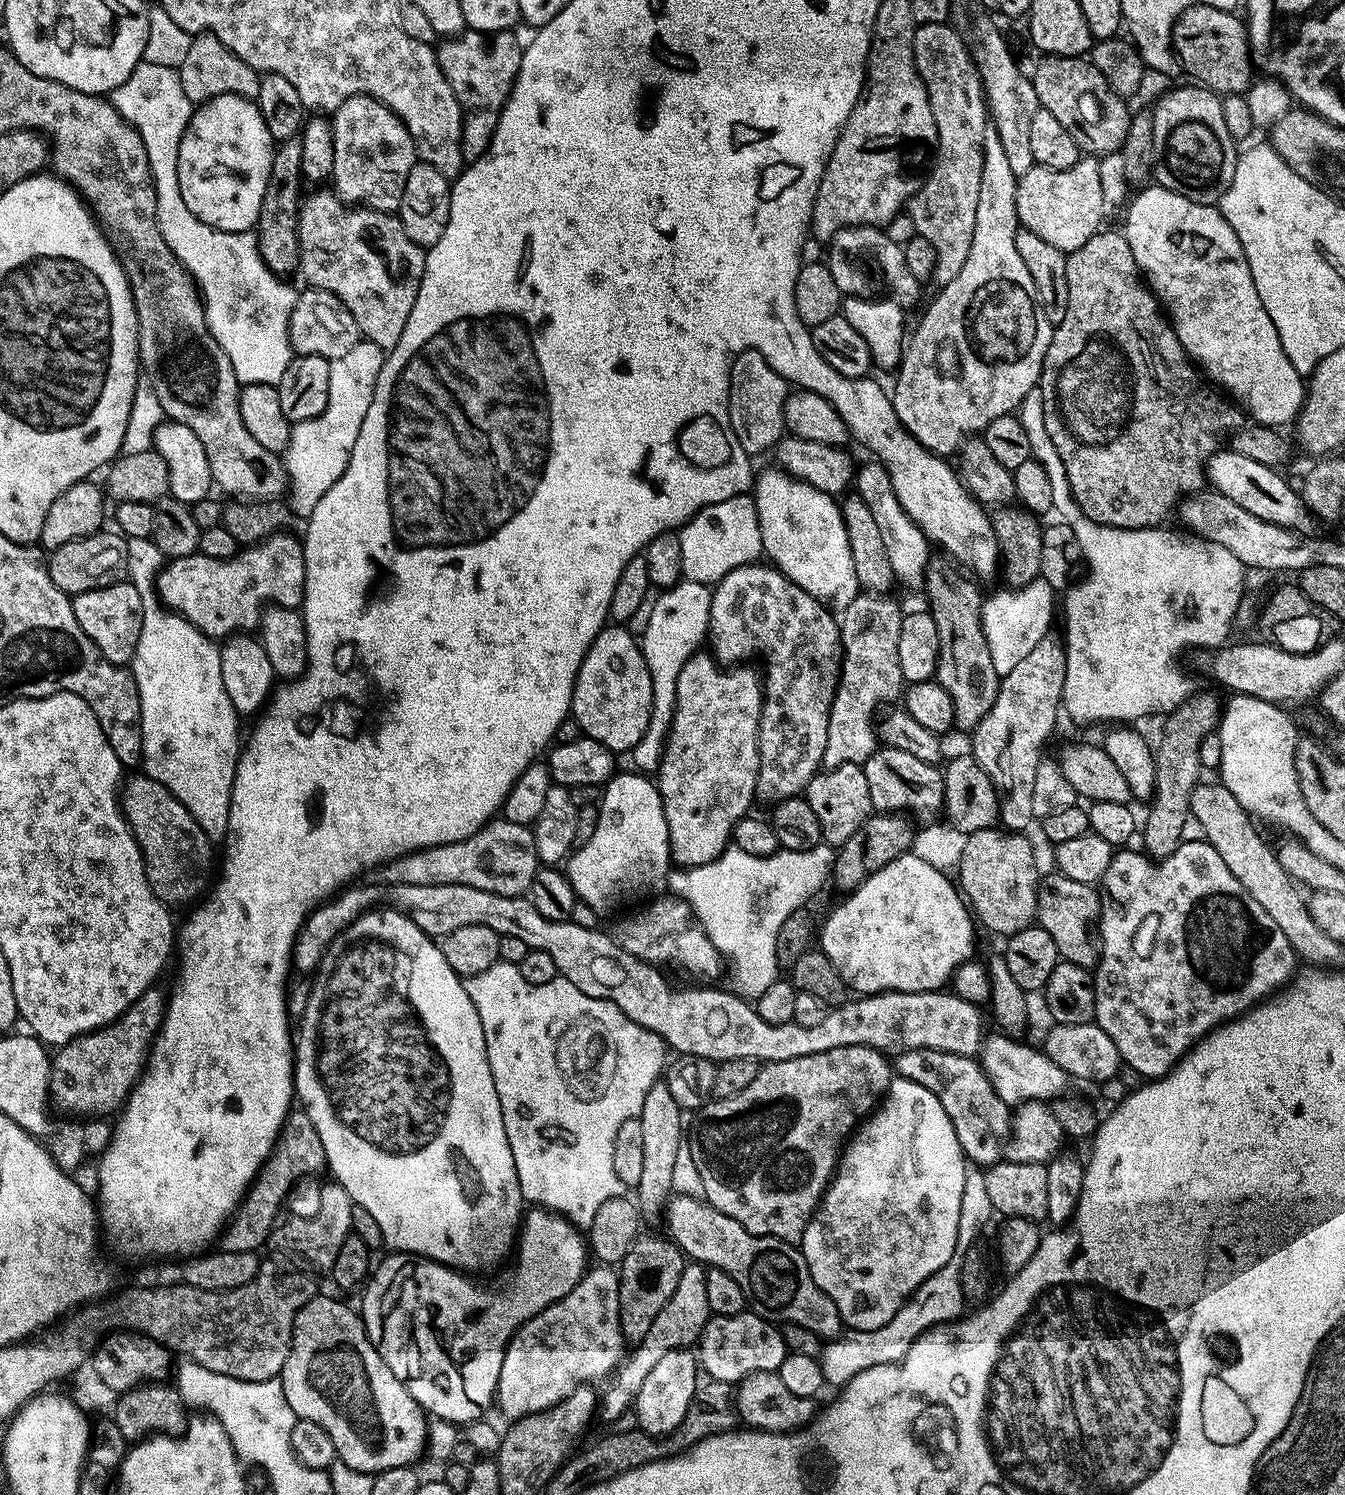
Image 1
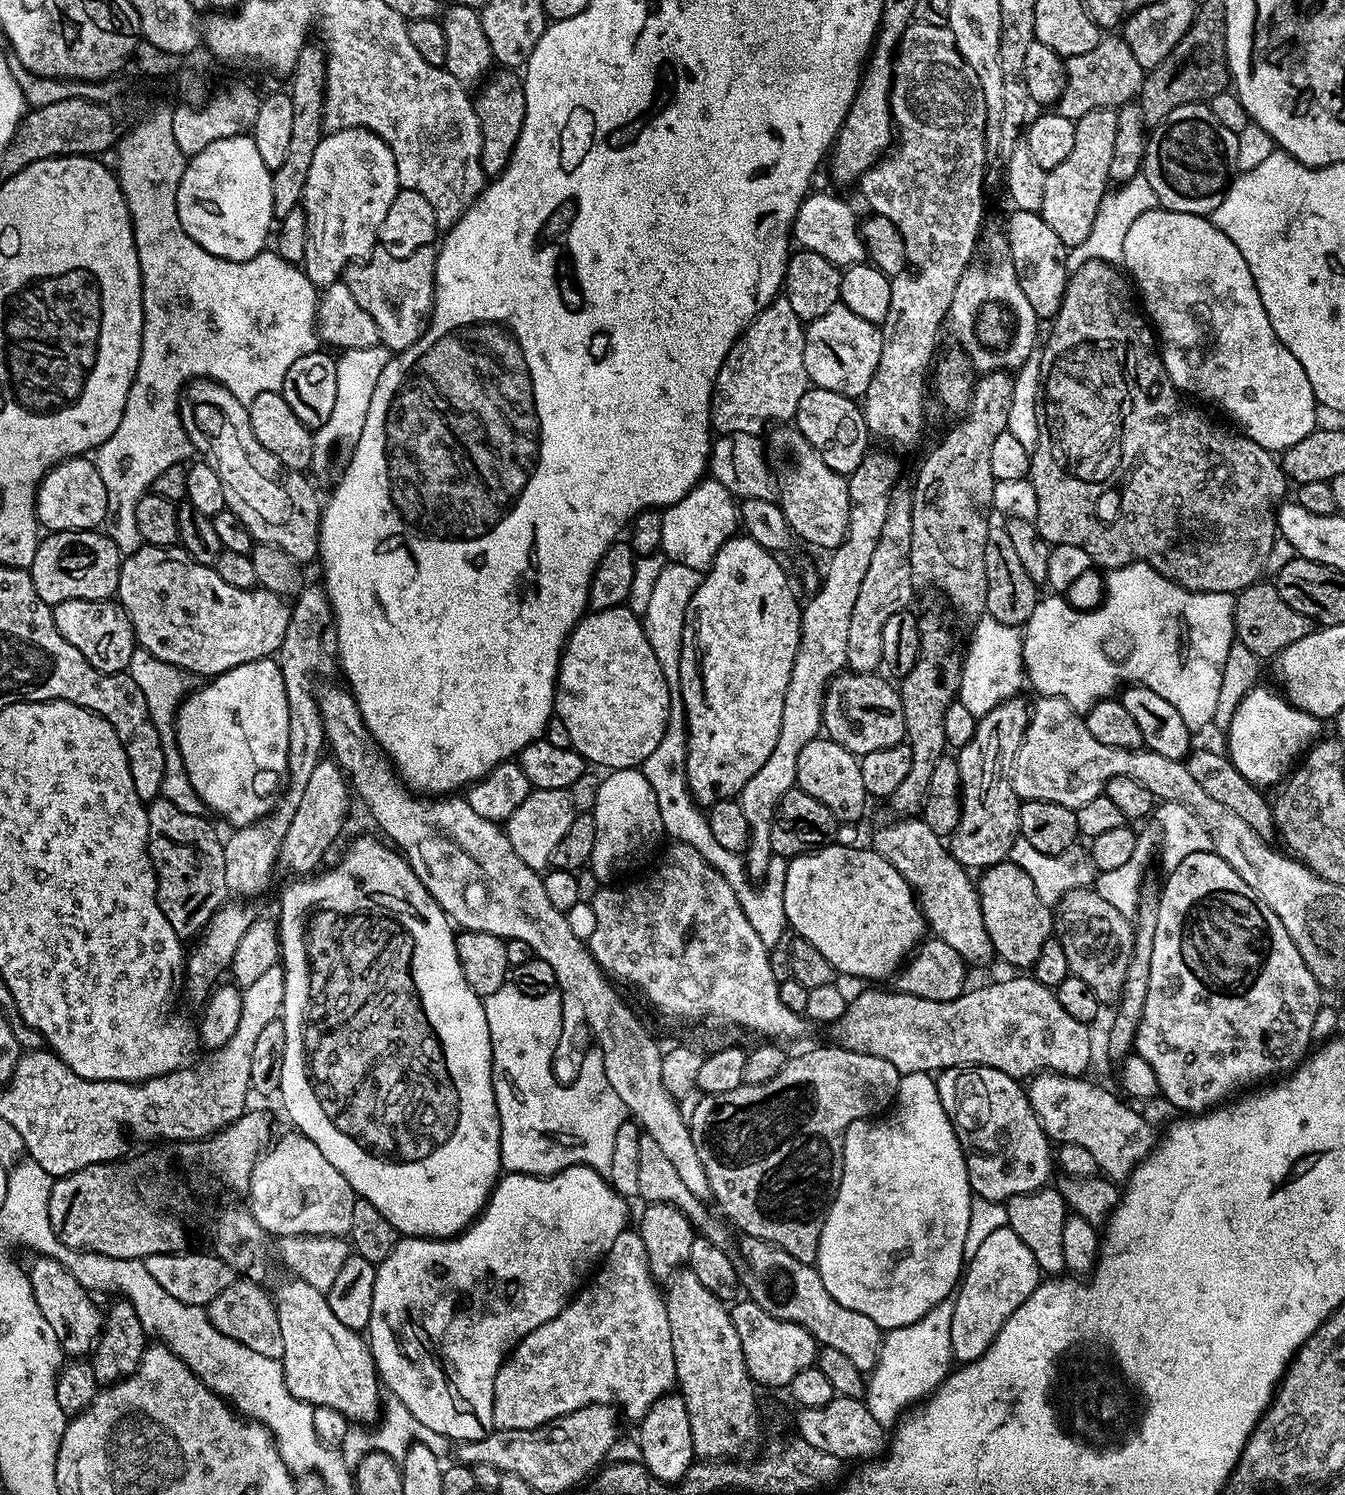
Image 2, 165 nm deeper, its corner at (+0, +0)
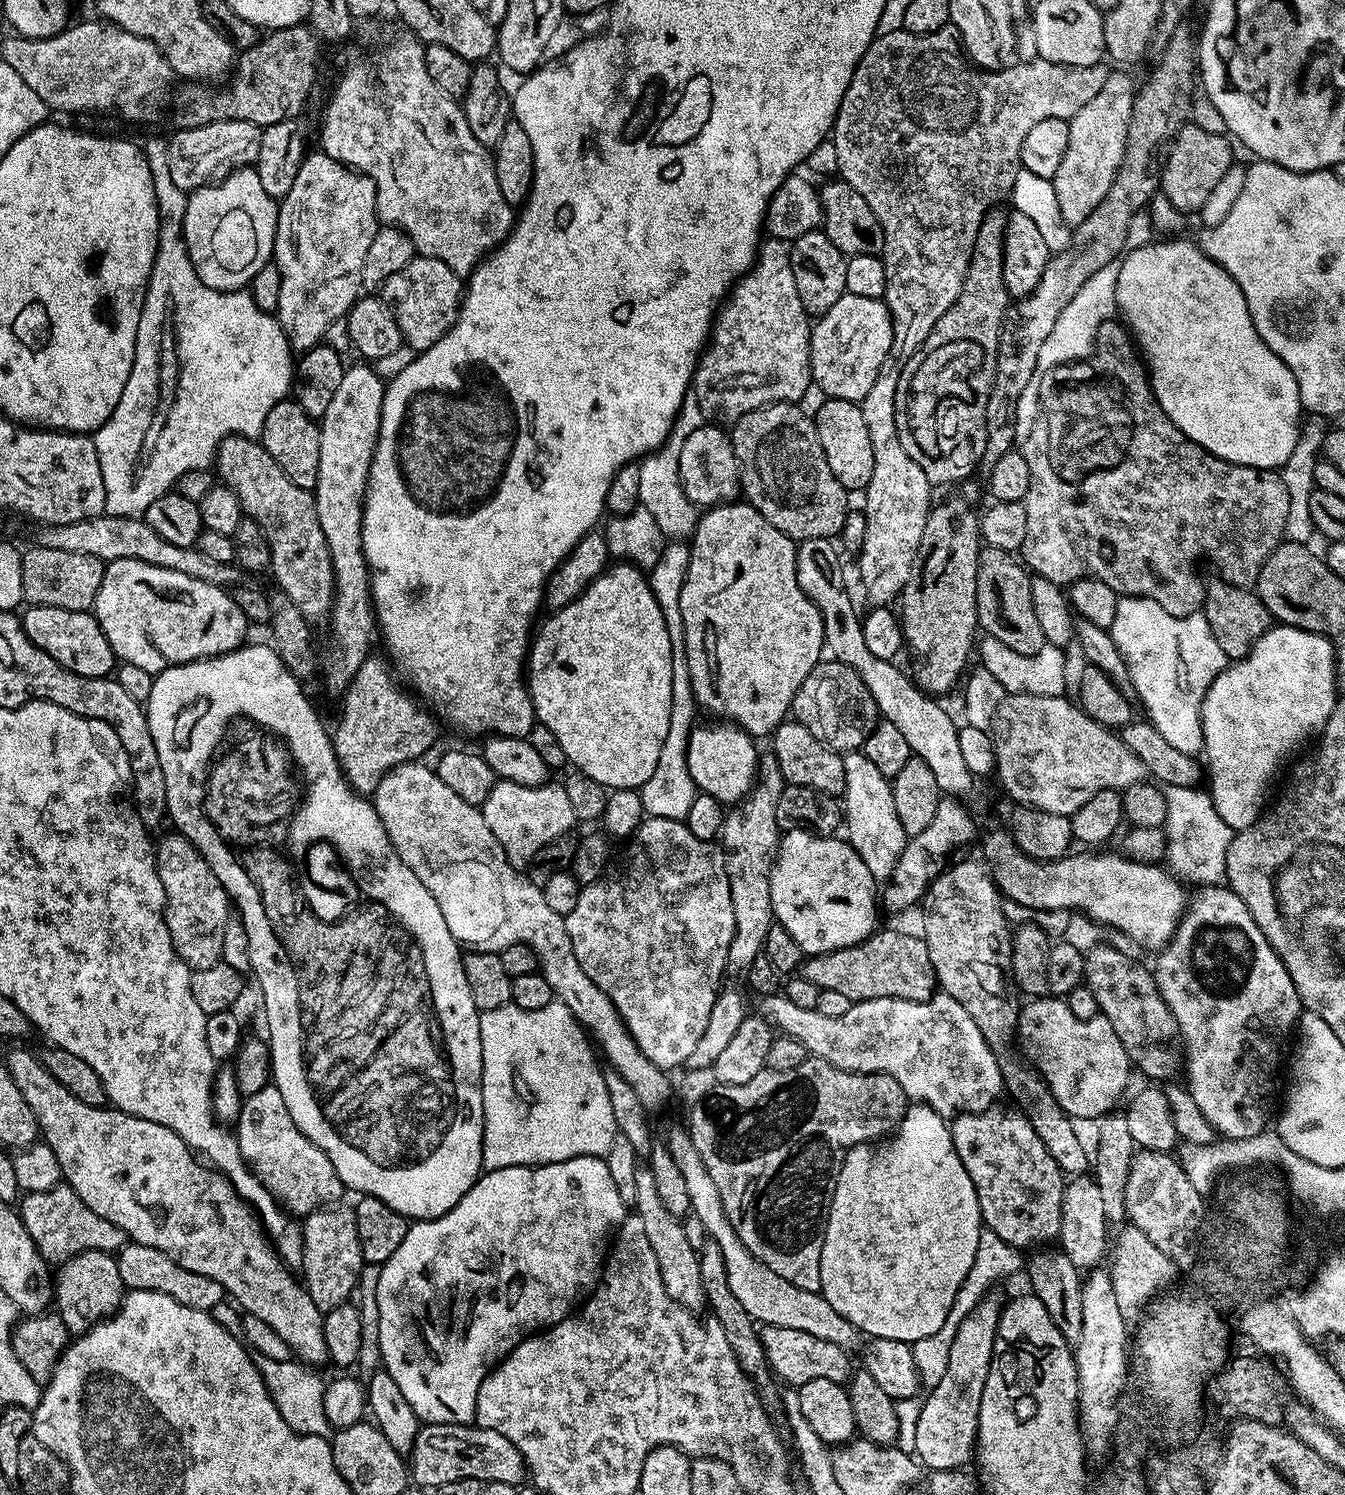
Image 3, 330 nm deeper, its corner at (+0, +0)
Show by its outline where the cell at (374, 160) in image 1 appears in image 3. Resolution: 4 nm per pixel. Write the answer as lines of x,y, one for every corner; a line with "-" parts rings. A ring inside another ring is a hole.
322,150
309,151
305,155
302,166
298,170
298,178
294,178
294,186
290,186
290,194
286,194
283,200
279,201
276,210
276,233
274,234
274,246
272,247
272,260
278,266
278,274
282,274
282,291
278,293
278,306
274,313
279,320
287,343
297,348
297,353
303,354
308,349
319,345
324,339
326,330
335,320
343,320
347,317
352,305
362,295
362,266
366,262
366,254
370,250
370,242
374,242
374,234
378,227
376,214
376,183
368,176
357,172
355,168
347,168
342,162
327,156

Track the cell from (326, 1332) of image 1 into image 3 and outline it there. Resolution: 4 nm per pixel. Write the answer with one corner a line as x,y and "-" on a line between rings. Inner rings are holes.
24,1046
13,1047
16,1049
6,1057
8,1073
10,1078
14,1078
18,1090
22,1092
22,1098
26,1098
30,1110
34,1110
39,1135
42,1137
43,1143
48,1144
50,1150
54,1150
54,1158
58,1158
63,1183
72,1188
78,1194
78,1198
82,1198
82,1202
86,1202
86,1206
90,1206
90,1210
94,1210
94,1214
102,1214
102,1218
114,1222
114,1226
121,1228
129,1241
142,1246
154,1246
154,1250
162,1250
162,1254
174,1258
174,1262
178,1262
178,1266
182,1266
186,1270
194,1270
194,1274
206,1274
206,1278
214,1278
214,1282
221,1284
225,1293
247,1315
262,1318
262,1322
266,1322
266,1326
270,1326
270,1330
274,1330
274,1334
278,1334
278,1338
282,1338
282,1342
286,1342
286,1346
291,1350
297,1361
308,1366
320,1366
316,1364
325,1363
328,1360
328,1351
326,1350
326,1338
324,1337
324,1313
318,1310
318,1306
312,1295
308,1293
307,1287
297,1277
297,1281
292,1277
295,1275
290,1271
288,1265
281,1260
279,1254
276,1253
276,1249
270,1243
256,1213
241,1200
231,1182
209,1167
207,1163
201,1162
188,1144
182,1142
182,1138
178,1138
178,1134
174,1134
174,1130
170,1130
166,1126
158,1126
158,1122
150,1122
146,1118
131,1116
128,1112
121,1112
119,1108
111,1106
96,1107
80,1102
74,1094
62,1086
62,1083
58,1082
57,1078
54,1078
53,1074
50,1074
49,1070
43,1067
39,1055
35,1051
33,1053
27,1052
26,1049
20,1047

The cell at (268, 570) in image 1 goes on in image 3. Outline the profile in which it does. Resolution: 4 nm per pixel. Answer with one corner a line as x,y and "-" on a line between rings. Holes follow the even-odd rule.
130,558
105,563
94,615
117,661
125,660
149,674
233,652
249,639
250,621
225,589

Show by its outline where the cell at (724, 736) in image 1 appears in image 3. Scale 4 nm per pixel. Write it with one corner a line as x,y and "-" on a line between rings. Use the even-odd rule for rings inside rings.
725,502
709,507
708,512
696,521
696,530
690,537
690,566
686,570
686,582
682,582
682,630
686,638
686,662
690,670
690,682
692,693
697,705
708,712
713,712
713,717
727,718
737,728
743,728
753,738
771,737
779,724
789,719
794,694
798,694
798,686
806,682
806,674
814,670
814,666
820,663
825,655
824,627
822,626
822,614
806,594
802,594
802,586
798,586
798,574
796,573
796,549
797,541
787,536
782,530
775,528
767,518
760,513
759,508
752,507
747,502

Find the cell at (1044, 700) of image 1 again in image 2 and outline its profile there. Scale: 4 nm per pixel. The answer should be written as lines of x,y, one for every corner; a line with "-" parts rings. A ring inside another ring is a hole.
1015,696
979,717
975,734
956,754
961,784
959,826
948,840
949,852
969,870
983,870
1003,863
1020,837
1021,800
1013,788
1014,760
1029,724
1029,701

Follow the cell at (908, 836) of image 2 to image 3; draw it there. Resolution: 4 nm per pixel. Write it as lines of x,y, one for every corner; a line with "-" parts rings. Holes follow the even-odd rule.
863,751
843,753
844,769
846,770
846,786
842,793
842,820
848,826
847,841
852,849
859,854
862,862
866,862
866,870
875,876
877,881
884,882
891,877
903,848
907,846
909,836
905,834
902,822
898,822
898,810
894,810
894,794
889,777
883,776
876,769
874,762
866,758

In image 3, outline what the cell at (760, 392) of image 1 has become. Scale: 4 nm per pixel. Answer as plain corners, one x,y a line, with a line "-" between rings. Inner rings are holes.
765,239
757,251
756,262
751,270
732,285
730,295
715,313
712,335
696,363
691,391
698,398
698,406
702,406
705,421
717,426
731,426
750,414
750,410
758,410
767,404
794,404
803,401
808,388
813,387
811,337
810,317
802,306
802,298
798,298
798,286
794,283
792,249
785,241

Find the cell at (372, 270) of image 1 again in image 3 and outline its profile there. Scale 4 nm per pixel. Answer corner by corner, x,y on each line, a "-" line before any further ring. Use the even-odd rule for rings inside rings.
417,254
412,257
409,264
402,266
402,270
398,270
398,274
390,274
390,278
386,278
386,282
378,289
378,295
380,299
391,304
392,313
398,322
398,330
402,330
404,335
404,343
410,345
419,354
434,346
438,338
447,334
460,316
462,280
454,274
454,270
450,270
450,266
446,266
446,262
438,262
438,258

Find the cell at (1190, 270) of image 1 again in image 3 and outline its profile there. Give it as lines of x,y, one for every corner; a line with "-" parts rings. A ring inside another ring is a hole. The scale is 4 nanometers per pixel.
1156,238
1147,244
1137,243
1131,250
1125,251
1116,283
1116,306
1119,315
1121,317
1124,315
1123,323
1130,329
1130,335
1137,349
1142,353
1148,379
1152,385
1152,393
1156,395
1156,401
1162,406
1166,418
1170,418
1170,422
1174,422
1174,426
1178,426
1178,430
1182,430
1182,434
1190,438
1190,442
1202,446
1210,454
1231,464
1273,470
1283,469
1286,458
1290,458
1290,454
1294,451
1294,442
1298,442
1300,437
1302,405
1298,394
1298,382
1290,366
1286,366
1286,362
1282,362
1282,358
1278,358
1278,354
1274,354
1274,350
1270,350
1270,346
1262,342
1250,318
1250,306
1246,306
1246,294
1242,294
1242,286
1234,282
1232,275
1221,264
1208,257
1199,243
1191,244
1188,240
1180,239

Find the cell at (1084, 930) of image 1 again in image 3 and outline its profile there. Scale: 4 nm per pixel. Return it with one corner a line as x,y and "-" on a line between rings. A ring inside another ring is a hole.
1100,942
1084,957
1084,984
1094,992
1099,1015
1114,1026
1114,1034
1118,1034
1118,1042
1122,1042
1133,1065
1152,1079
1149,1081
1171,1081
1175,1077
1172,1075
1181,1071
1182,1048
1178,1043
1176,1019
1158,990
1153,969

